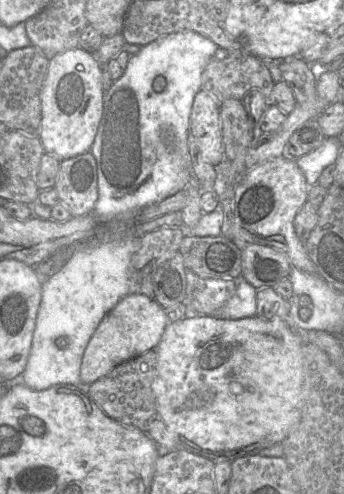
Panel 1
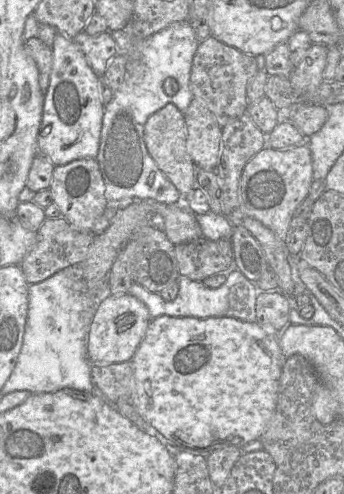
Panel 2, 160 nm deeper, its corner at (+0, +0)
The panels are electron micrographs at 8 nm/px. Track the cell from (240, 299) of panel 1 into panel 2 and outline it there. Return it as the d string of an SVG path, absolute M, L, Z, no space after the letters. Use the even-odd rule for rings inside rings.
M232 267L228 270L226 282L219 288L208 288L201 281L193 281L181 276L178 281L178 295L170 302L164 301L159 294L152 293L140 284L133 283L128 293L140 300L148 309L151 318L160 316L171 317L230 317L244 322L256 321L256 297L258 289L255 283L249 281L239 270Z

